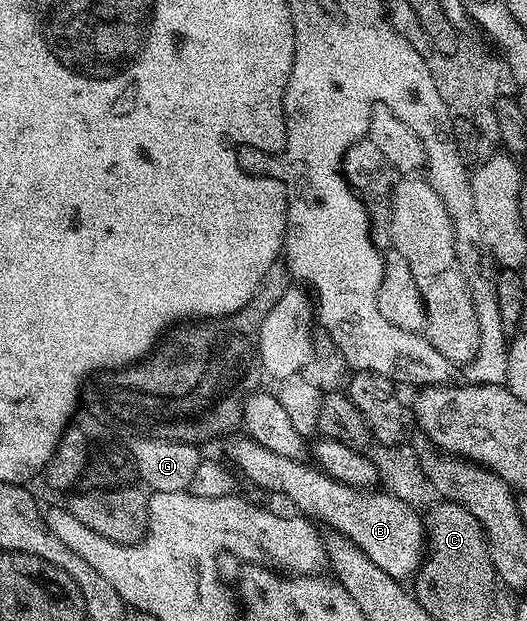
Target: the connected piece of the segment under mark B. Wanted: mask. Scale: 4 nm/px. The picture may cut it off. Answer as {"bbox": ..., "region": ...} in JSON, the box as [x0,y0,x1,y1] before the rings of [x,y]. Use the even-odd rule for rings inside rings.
{"bbox":[226,434,426,580],"region":[[[245,434],[238,435],[233,437],[235,440],[227,446],[226,452],[256,487],[287,496],[301,515],[334,528],[330,530],[346,537],[390,577],[408,580],[421,568],[426,549],[425,521],[413,505],[384,490],[348,487],[313,463],[272,454],[272,450],[260,446],[260,442]]]}

